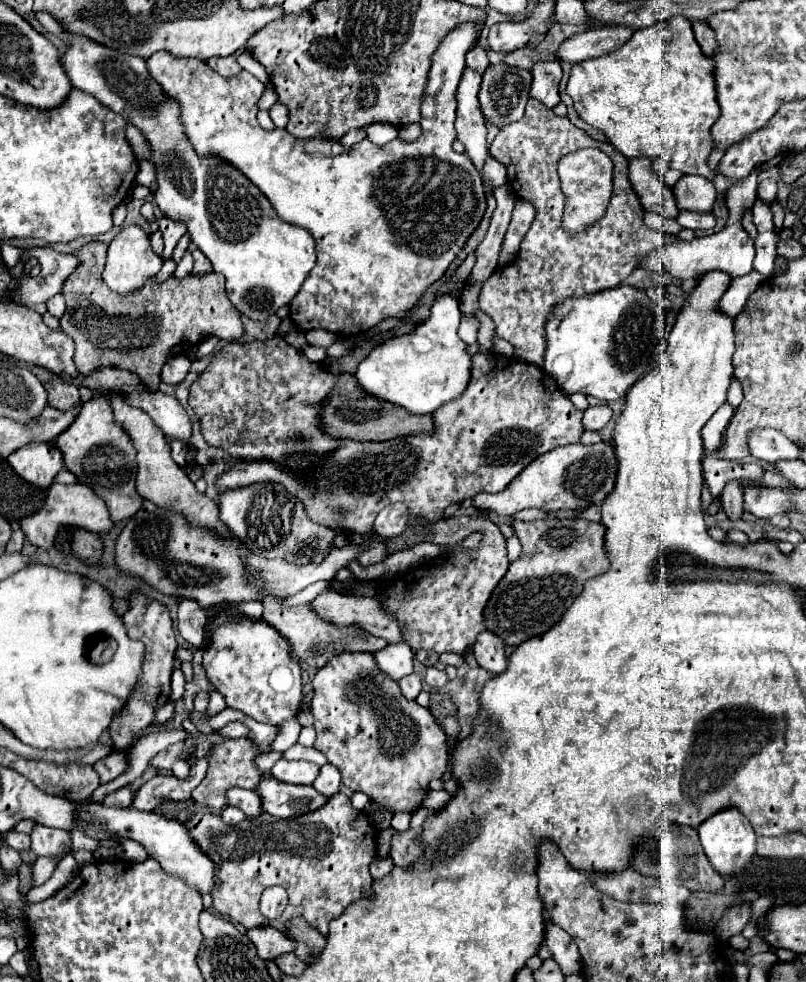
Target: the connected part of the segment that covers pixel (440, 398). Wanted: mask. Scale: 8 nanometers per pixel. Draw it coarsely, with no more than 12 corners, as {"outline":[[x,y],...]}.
{"outline":[[458,302],[374,348],[368,394],[428,414],[466,390]]}

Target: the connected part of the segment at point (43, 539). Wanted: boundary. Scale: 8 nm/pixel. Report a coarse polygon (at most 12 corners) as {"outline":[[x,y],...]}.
{"outline":[[52,484],[42,510],[20,530],[36,548],[60,526],[96,534],[114,528],[106,502],[82,484]]}

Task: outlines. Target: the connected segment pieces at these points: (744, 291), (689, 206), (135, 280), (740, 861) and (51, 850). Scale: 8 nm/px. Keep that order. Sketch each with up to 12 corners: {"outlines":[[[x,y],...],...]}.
{"outlines":[[[750,272],[734,278],[722,294],[718,312],[736,318],[748,296],[764,280]],[[682,176],[672,188],[680,210],[710,212],[712,180]],[[140,226],[110,242],[102,278],[110,290],[138,292],[162,268]],[[736,808],[698,826],[712,868],[742,872],[756,854],[756,834]],[[36,824],[30,848],[36,856],[72,850],[68,830]]]}

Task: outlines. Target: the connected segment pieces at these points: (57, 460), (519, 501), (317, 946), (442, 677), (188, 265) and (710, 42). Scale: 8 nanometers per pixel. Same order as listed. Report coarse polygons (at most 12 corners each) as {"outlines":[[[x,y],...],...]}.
{"outlines":[[[26,444],[8,456],[30,484],[48,488],[64,468],[52,444]],[[612,444],[560,446],[478,510],[582,510],[616,484]],[[300,916],[286,924],[296,956],[310,962],[326,938]],[[428,668],[426,684],[442,688],[448,682],[446,672]],[[186,252],[176,266],[174,276],[186,278],[192,274],[192,254]],[[690,22],[706,56],[716,50],[714,30],[706,22]]]}

